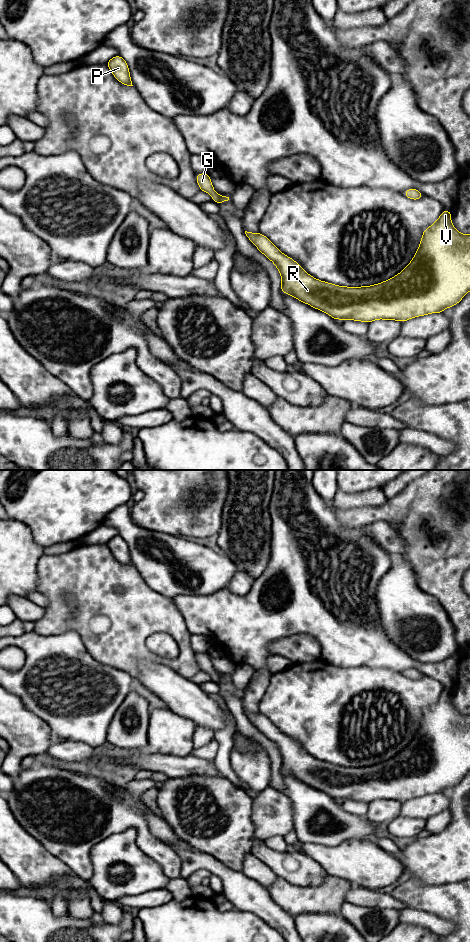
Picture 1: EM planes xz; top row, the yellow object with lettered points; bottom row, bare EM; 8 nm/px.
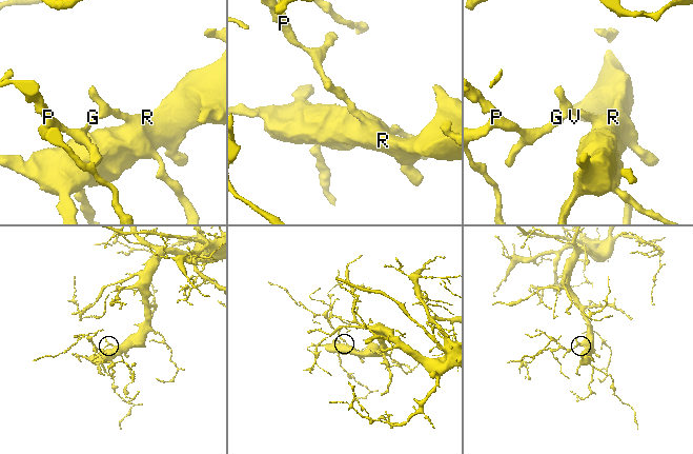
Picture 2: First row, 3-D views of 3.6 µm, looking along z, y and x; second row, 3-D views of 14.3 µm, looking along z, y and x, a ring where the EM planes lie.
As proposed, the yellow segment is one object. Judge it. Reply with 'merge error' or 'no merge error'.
no merge error

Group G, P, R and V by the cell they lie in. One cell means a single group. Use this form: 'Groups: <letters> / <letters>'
Groups: G P R V

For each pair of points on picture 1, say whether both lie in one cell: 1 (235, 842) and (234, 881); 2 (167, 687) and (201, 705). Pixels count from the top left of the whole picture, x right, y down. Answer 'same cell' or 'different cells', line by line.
1: different cells
2: same cell

